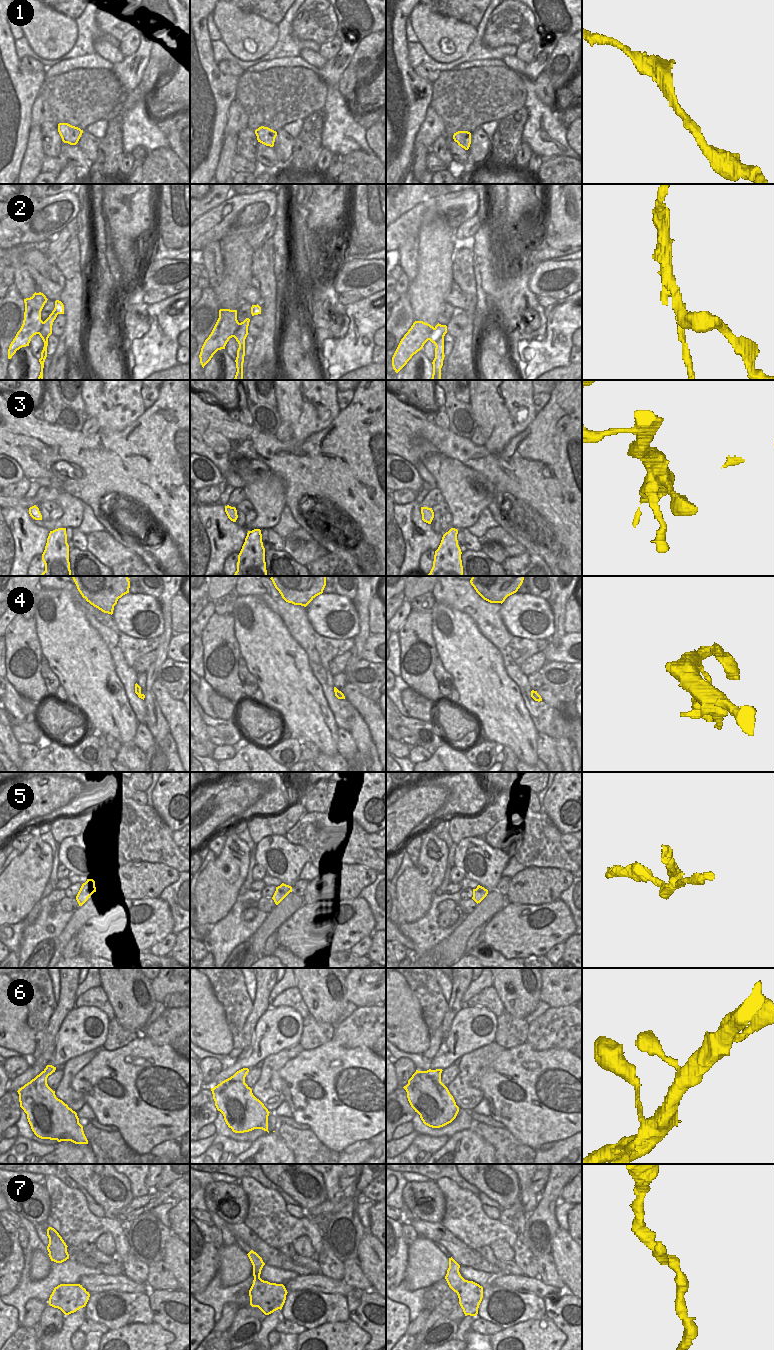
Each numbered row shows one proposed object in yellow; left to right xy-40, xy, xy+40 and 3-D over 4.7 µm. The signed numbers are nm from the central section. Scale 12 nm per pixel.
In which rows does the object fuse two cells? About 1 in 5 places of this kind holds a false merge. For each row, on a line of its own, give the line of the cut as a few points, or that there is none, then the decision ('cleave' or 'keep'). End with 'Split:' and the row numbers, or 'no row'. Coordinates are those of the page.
1: no cut; keep
2: cut in xy along (240, 323), (232, 336); cleave
3: no cut; keep
4: no cut; keep
5: cut in xy along (278, 886), (286, 895); cleave
6: no cut; keep
7: no cut; keep
Split: 2, 5

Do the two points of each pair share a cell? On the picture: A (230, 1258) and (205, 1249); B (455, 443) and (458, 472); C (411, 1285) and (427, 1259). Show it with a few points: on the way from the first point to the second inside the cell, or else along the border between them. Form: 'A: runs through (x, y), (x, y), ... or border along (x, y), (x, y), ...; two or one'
A: border along (219, 1249), (217, 1272); two
B: border along (434, 453), (440, 452), (455, 458), (477, 472); two
C: runs through (415, 1279), (426, 1265); one

